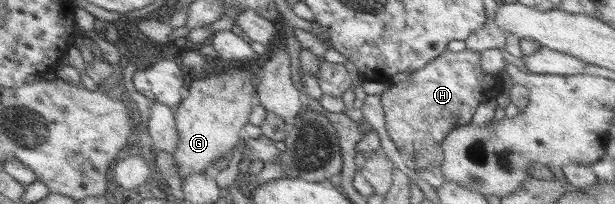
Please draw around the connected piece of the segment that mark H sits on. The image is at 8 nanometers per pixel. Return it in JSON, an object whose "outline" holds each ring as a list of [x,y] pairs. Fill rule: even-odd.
{"outline":[[[445,49],[419,70],[410,72],[407,80],[395,85],[390,84],[387,90],[380,95],[386,135],[393,141],[404,158],[413,161],[415,164],[413,170],[439,166],[442,161],[440,144],[445,135],[452,128],[469,123],[479,103],[490,98],[493,92],[493,80],[481,70],[479,59],[480,53],[469,49],[459,52]]]}

